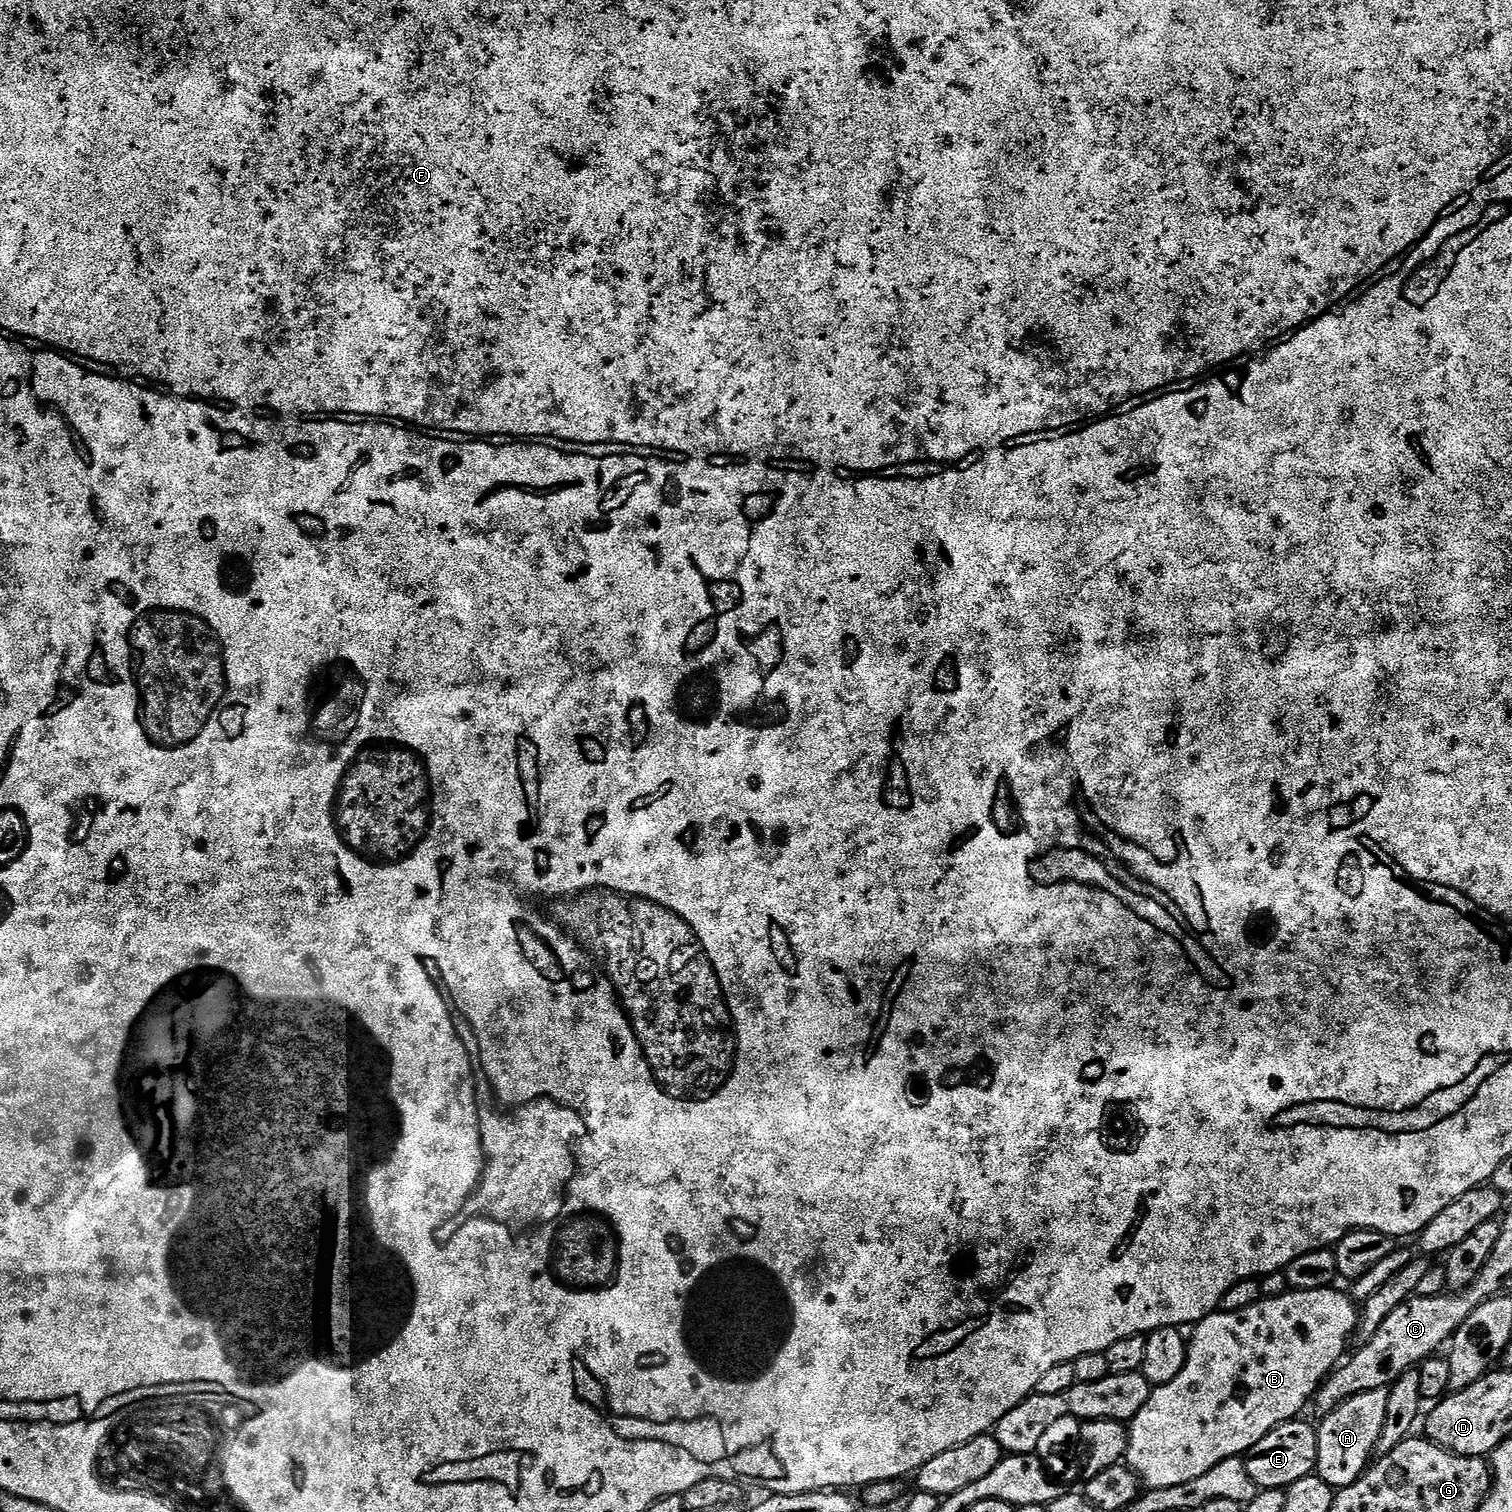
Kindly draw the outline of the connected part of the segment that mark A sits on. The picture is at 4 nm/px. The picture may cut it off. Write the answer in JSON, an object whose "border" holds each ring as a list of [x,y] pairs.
{"border":[[[1388,1388],[1354,1394],[1354,1398],[1342,1402],[1330,1415],[1319,1421],[1321,1424],[1318,1424],[1316,1434],[1318,1438],[1316,1472],[1332,1489],[1339,1490],[1350,1486],[1368,1471],[1370,1461],[1376,1452],[1376,1443],[1382,1434],[1382,1426],[1386,1422],[1387,1397]]]}

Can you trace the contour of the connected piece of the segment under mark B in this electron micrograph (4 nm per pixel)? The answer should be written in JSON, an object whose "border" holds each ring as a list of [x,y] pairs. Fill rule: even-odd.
{"border":[[[1333,1286],[1322,1290],[1289,1290],[1280,1296],[1261,1298],[1255,1304],[1246,1306],[1246,1310],[1238,1310],[1237,1312],[1217,1310],[1200,1321],[1195,1331],[1194,1340],[1188,1342],[1188,1357],[1186,1358],[1186,1366],[1182,1366],[1182,1374],[1178,1374],[1178,1378],[1174,1378],[1174,1382],[1153,1387],[1146,1406],[1142,1406],[1142,1410],[1138,1410],[1136,1417],[1127,1425],[1126,1463],[1140,1477],[1141,1485],[1145,1489],[1169,1488],[1170,1486],[1182,1486],[1186,1482],[1194,1482],[1194,1478],[1202,1478],[1202,1474],[1214,1470],[1214,1466],[1218,1466],[1218,1462],[1235,1456],[1243,1457],[1258,1442],[1262,1442],[1262,1438],[1266,1438],[1266,1434],[1270,1434],[1270,1430],[1274,1430],[1279,1424],[1284,1424],[1288,1420],[1297,1419],[1303,1413],[1300,1411],[1307,1404],[1309,1407],[1310,1401],[1315,1397],[1320,1385],[1332,1375],[1337,1365],[1345,1359],[1346,1353],[1349,1351],[1348,1339],[1354,1336],[1358,1328],[1357,1301],[1353,1300],[1347,1291],[1339,1292],[1338,1289],[1339,1287]]]}

